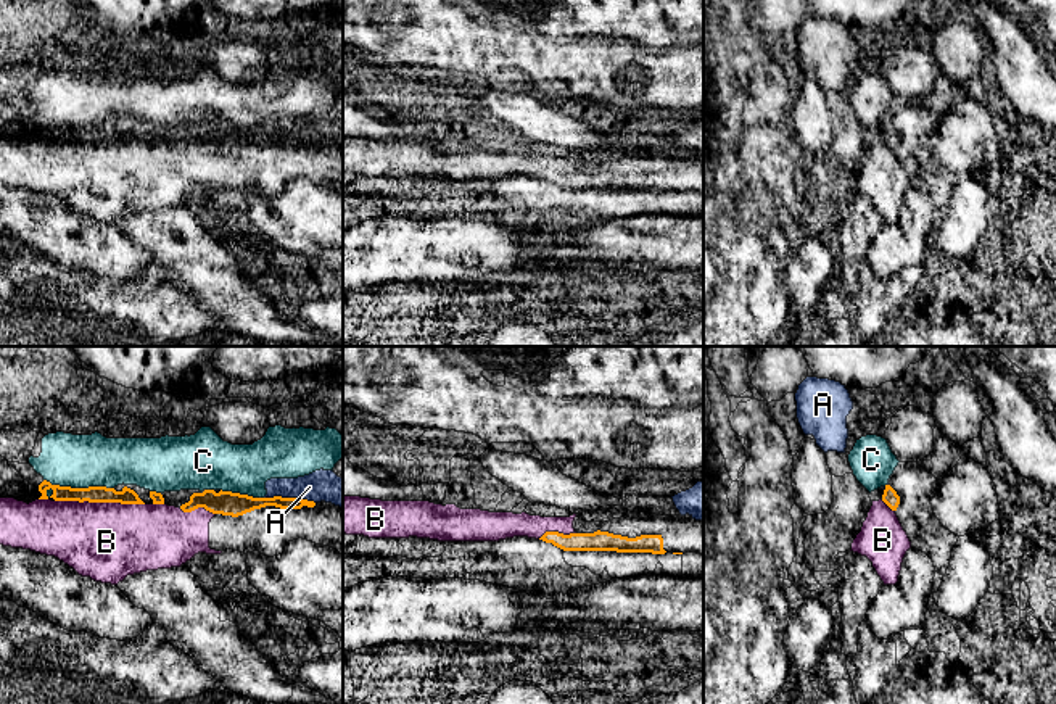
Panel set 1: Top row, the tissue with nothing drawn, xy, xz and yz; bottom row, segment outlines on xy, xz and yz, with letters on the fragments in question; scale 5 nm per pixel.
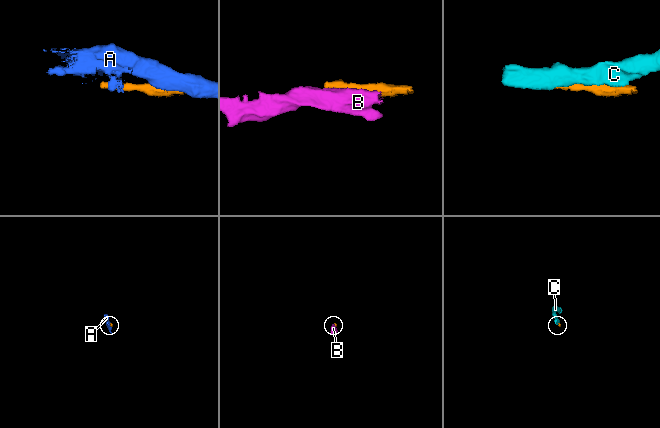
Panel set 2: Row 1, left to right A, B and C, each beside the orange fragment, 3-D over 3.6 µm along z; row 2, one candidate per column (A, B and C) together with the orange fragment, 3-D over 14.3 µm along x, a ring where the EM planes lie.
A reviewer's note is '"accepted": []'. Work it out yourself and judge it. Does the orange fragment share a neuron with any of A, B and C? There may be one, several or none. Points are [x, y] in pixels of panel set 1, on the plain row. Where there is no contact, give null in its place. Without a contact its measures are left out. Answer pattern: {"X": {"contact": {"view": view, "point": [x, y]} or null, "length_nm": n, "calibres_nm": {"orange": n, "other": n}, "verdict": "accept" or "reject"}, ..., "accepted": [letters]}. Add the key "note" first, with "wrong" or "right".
{"note": "wrong", "A": {"contact": {"view": "xy", "point": [290, 137]}, "length_nm": 260, "calibres_nm": {"orange": 100, "other": 160}, "verdict": "reject"}, "B": {"contact": {"view": "xy", "point": [100, 140]}, "length_nm": 440, "calibres_nm": {"orange": 80, "other": 400}, "verdict": "accept"}, "C": {"contact": {"view": "xy", "point": [79, 128]}, "length_nm": 360, "calibres_nm": {"orange": 80, "other": 280}, "verdict": "reject"}, "accepted": ["B"]}

